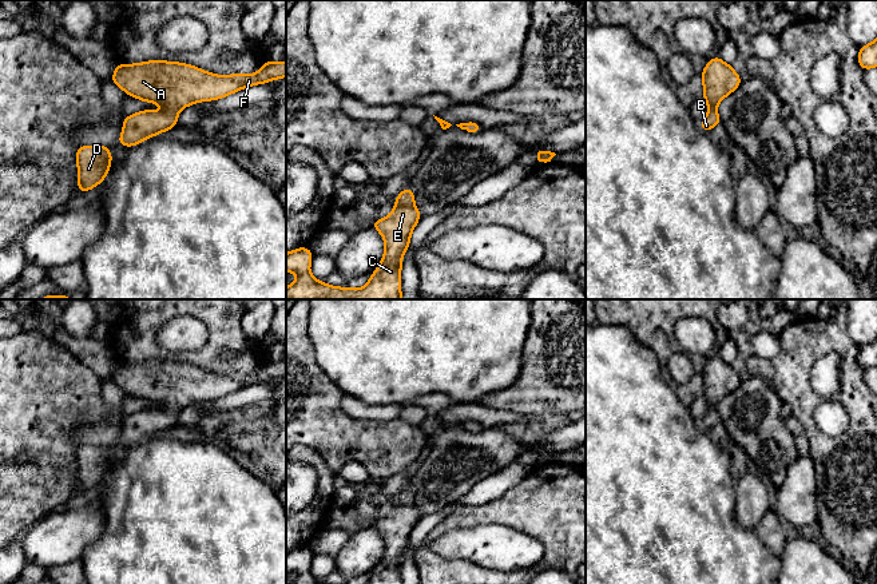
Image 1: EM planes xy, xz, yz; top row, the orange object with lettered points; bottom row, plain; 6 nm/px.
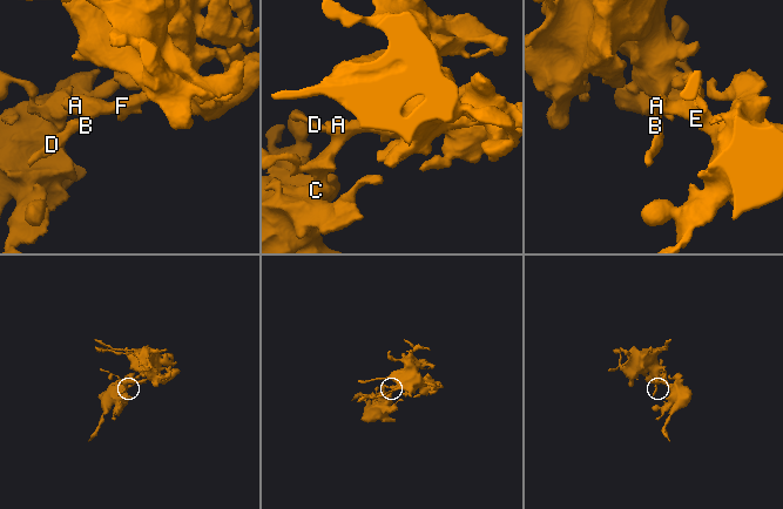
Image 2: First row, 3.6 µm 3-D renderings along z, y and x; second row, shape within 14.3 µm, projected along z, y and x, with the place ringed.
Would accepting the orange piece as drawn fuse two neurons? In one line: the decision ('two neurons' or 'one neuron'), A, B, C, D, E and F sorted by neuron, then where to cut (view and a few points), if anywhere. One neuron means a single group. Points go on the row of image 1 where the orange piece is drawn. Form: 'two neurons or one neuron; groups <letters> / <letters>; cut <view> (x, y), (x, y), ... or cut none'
one neuron; groups A B C D E F; cut none

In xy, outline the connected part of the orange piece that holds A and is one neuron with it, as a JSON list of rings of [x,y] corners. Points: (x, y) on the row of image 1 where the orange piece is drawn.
[[[148,60],[118,64],[111,82],[131,98],[164,107],[160,112],[143,110],[124,116],[116,144],[131,147],[178,124],[182,108],[198,102],[218,100],[242,88],[266,84],[286,76],[286,61],[265,61],[257,74],[215,75],[176,61]]]

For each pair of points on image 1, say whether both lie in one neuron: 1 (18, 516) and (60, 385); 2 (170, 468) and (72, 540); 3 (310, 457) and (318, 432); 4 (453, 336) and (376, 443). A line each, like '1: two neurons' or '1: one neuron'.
1: one neuron
2: two neurons
3: two neurons
4: two neurons

